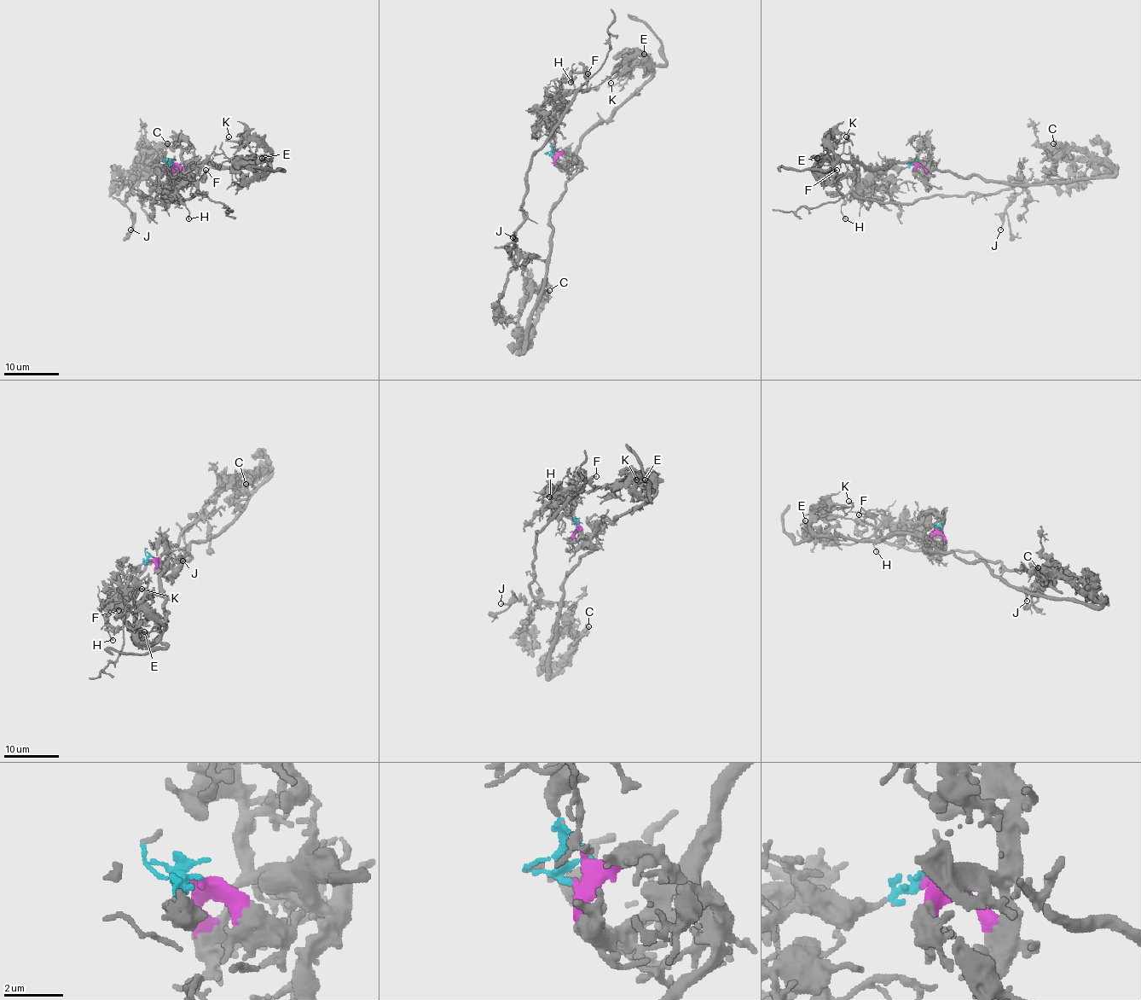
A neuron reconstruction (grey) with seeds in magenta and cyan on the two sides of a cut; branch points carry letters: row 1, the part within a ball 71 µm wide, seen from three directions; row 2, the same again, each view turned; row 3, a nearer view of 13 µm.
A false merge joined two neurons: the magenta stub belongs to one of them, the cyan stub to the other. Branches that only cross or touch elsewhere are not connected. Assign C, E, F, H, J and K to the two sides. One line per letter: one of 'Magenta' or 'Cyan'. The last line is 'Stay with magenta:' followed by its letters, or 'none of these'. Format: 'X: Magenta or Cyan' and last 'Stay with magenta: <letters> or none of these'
C: Magenta
E: Magenta
F: Cyan
H: Cyan
J: Cyan
K: Magenta
Stay with magenta: C, E, K

